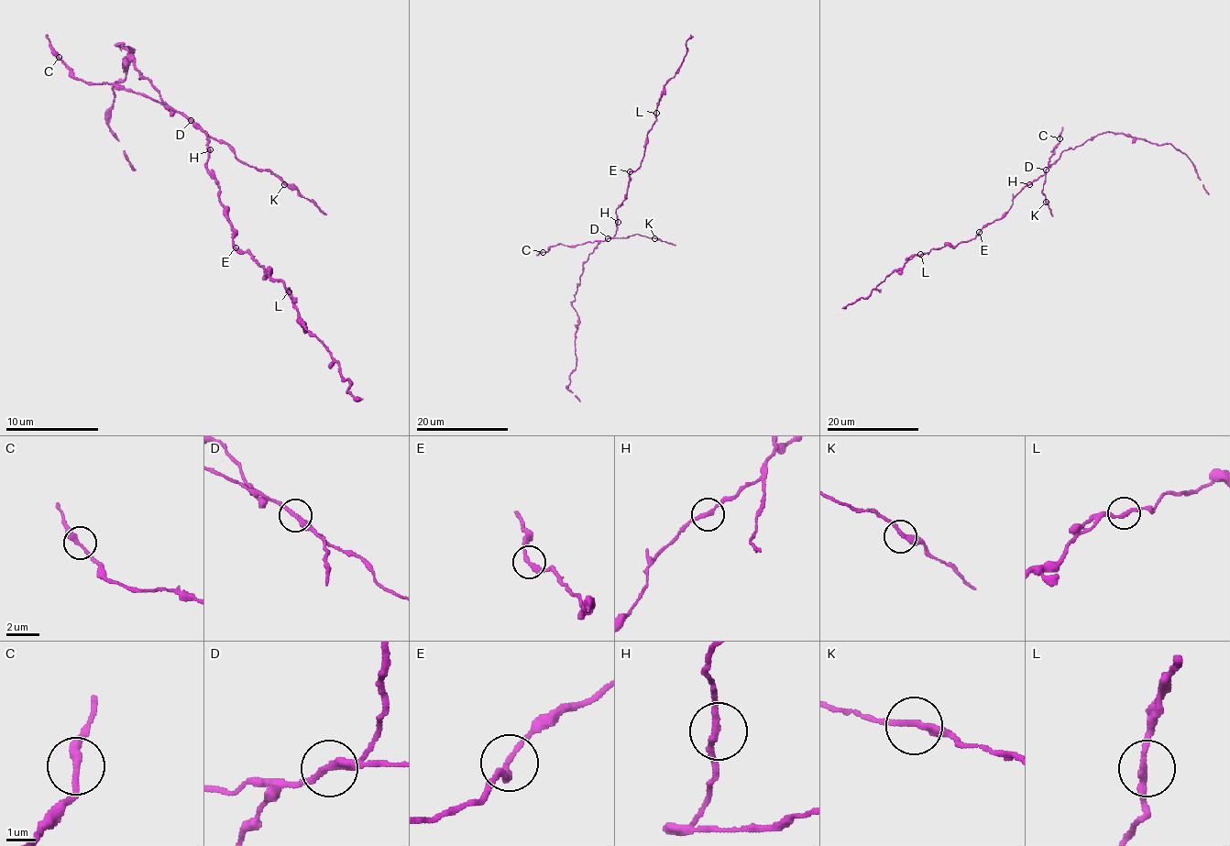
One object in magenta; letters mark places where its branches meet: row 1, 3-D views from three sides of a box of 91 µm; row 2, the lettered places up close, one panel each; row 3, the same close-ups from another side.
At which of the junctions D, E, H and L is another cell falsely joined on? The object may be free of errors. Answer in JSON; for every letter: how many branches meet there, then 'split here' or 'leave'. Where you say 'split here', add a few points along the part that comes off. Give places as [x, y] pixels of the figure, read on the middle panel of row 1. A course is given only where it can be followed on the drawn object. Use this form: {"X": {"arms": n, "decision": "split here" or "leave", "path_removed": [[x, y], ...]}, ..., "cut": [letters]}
{"D": {"arms": 2, "decision": "split here", "path_removed": [[609, 238], [574, 247], [553, 245], [546, 252], [536, 256]]}, "E": {"arms": 2, "decision": "leave"}, "H": {"arms": 2, "decision": "leave"}, "L": {"arms": 2, "decision": "leave"}, "cut": ["D"]}

